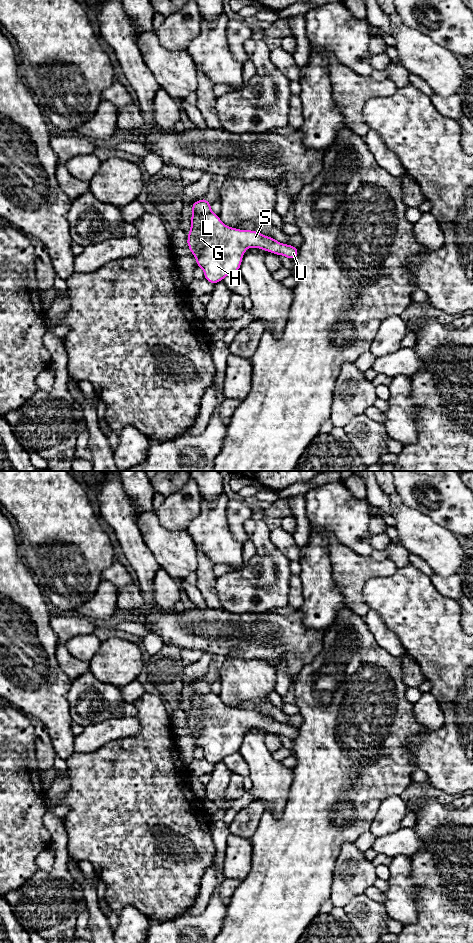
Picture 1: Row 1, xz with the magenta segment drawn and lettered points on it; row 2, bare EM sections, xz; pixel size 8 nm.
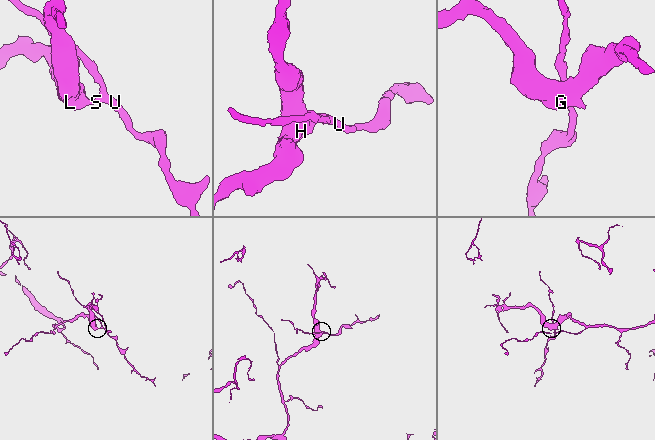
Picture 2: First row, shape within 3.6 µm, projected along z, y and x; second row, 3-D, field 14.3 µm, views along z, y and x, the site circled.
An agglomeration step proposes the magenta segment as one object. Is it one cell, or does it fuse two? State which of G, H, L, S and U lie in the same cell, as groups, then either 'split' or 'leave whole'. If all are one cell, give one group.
G H L S U; leave whole

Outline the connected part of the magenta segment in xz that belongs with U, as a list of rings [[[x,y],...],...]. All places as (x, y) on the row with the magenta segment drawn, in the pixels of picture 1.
[[[205,197],[192,204],[191,227],[187,245],[204,271],[205,279],[213,284],[239,271],[243,255],[249,247],[259,248],[289,259],[298,256],[298,248],[278,242],[253,230],[240,230],[225,225],[212,212]]]

